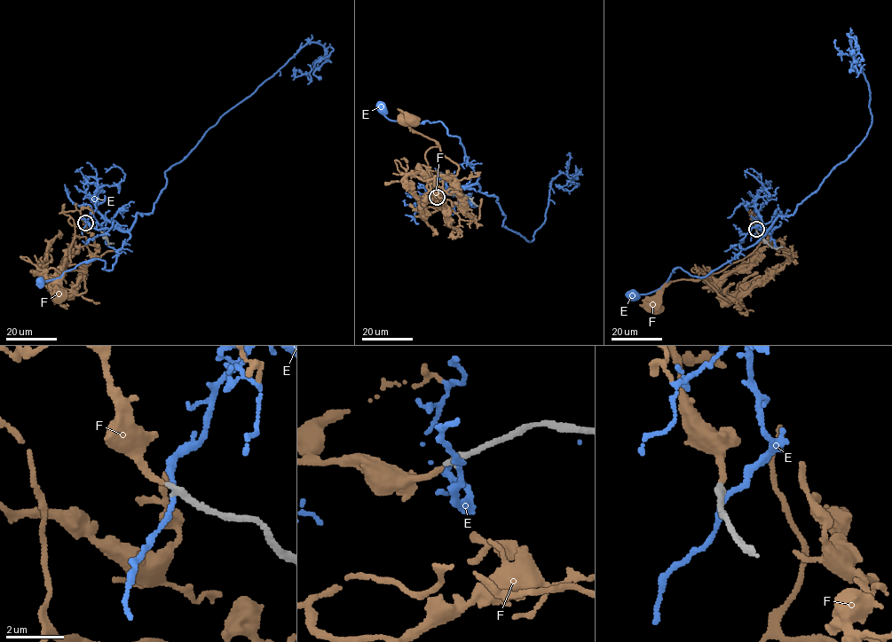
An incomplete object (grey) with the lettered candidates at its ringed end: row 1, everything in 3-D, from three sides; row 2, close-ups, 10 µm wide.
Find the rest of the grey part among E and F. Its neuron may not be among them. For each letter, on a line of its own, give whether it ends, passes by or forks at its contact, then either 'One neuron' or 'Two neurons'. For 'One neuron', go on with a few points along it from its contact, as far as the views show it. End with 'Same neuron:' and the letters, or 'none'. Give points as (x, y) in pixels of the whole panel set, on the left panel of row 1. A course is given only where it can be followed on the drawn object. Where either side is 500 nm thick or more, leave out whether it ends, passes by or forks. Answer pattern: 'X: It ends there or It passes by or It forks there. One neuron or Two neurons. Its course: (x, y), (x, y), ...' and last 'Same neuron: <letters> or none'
E: It passes by. Two neurons
F: It ends there. One neuron. Its course: (85, 223), (77, 210), (63, 212), (74, 227), (69, 266), (86, 270), (65, 271), (59, 297)
Same neuron: F

